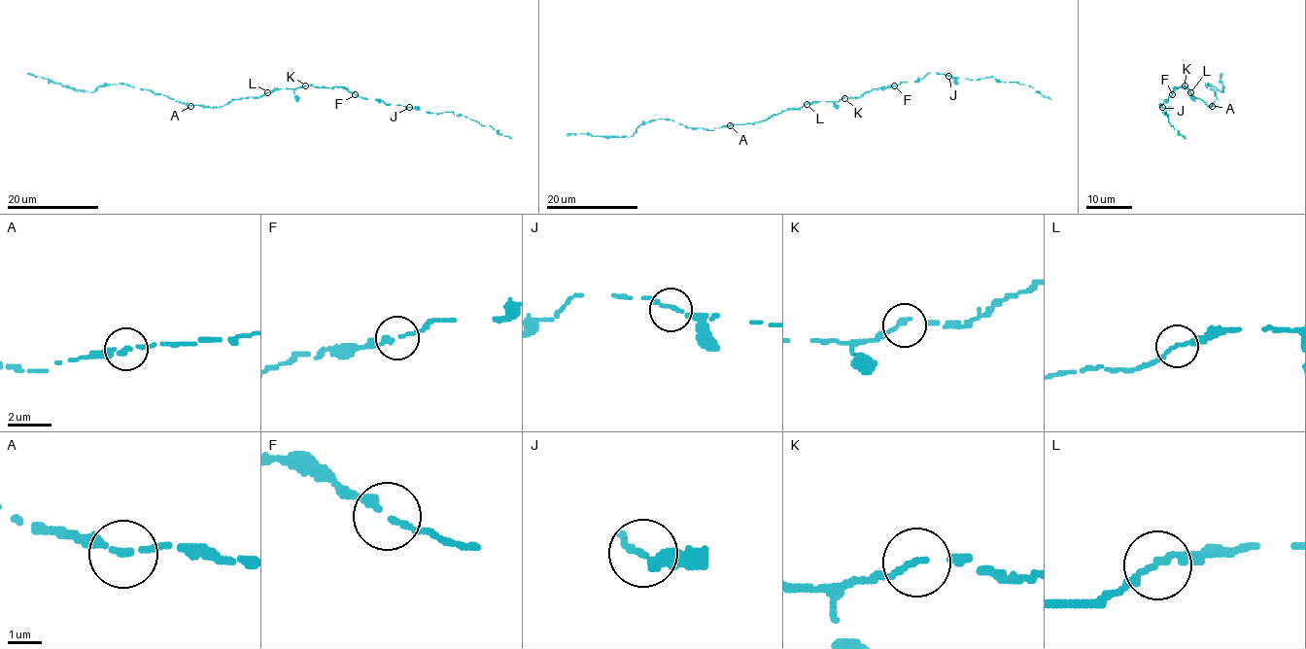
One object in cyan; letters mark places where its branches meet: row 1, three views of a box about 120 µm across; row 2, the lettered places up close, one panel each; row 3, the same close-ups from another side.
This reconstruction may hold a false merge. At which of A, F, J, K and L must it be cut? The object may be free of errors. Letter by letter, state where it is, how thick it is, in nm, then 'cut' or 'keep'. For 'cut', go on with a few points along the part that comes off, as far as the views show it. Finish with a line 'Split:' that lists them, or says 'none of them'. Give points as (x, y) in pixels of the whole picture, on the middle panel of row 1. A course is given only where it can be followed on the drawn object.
A: at (730, 125); 190 nm thick; keep
F: at (894, 85); 220 nm thick; keep
J: at (948, 76); 190 nm thick; keep
K: at (844, 98); 180 nm thick; keep
L: at (807, 104); 180 nm thick; keep
Split: none of them

